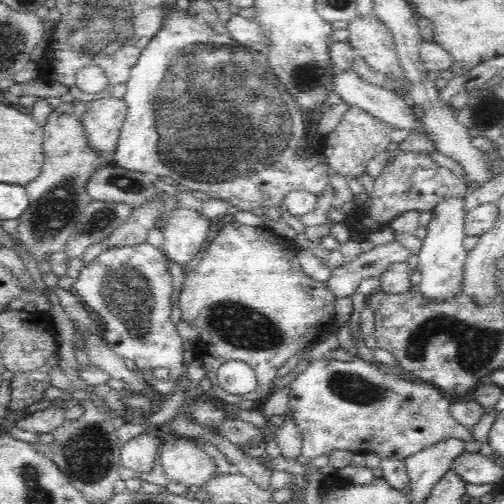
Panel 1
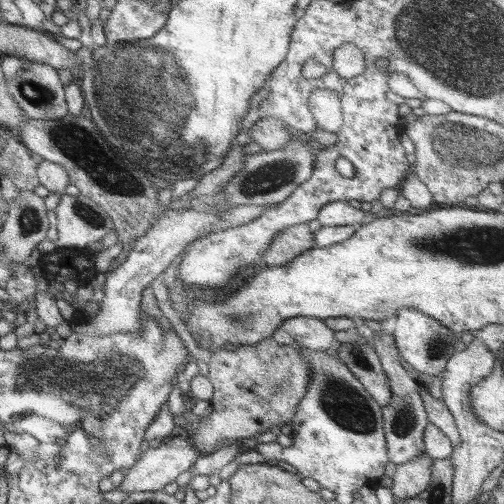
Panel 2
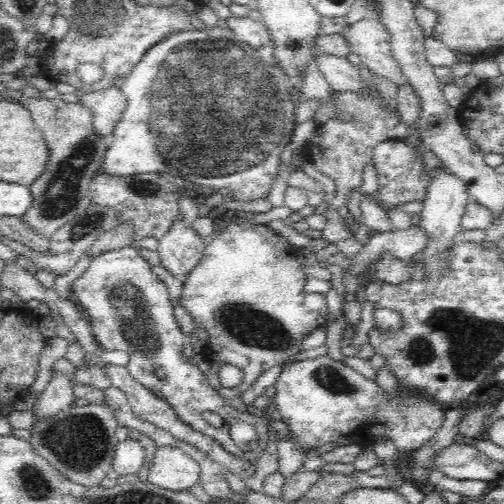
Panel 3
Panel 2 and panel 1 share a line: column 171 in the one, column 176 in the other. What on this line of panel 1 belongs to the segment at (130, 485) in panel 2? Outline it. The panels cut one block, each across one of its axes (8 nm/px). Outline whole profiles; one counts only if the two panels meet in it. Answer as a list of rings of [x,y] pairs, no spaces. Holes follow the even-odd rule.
[[[174,440],[162,446],[160,460],[164,464],[166,478],[172,482],[182,482],[186,486],[204,486],[208,480],[220,476],[218,464],[202,444],[196,440]]]

